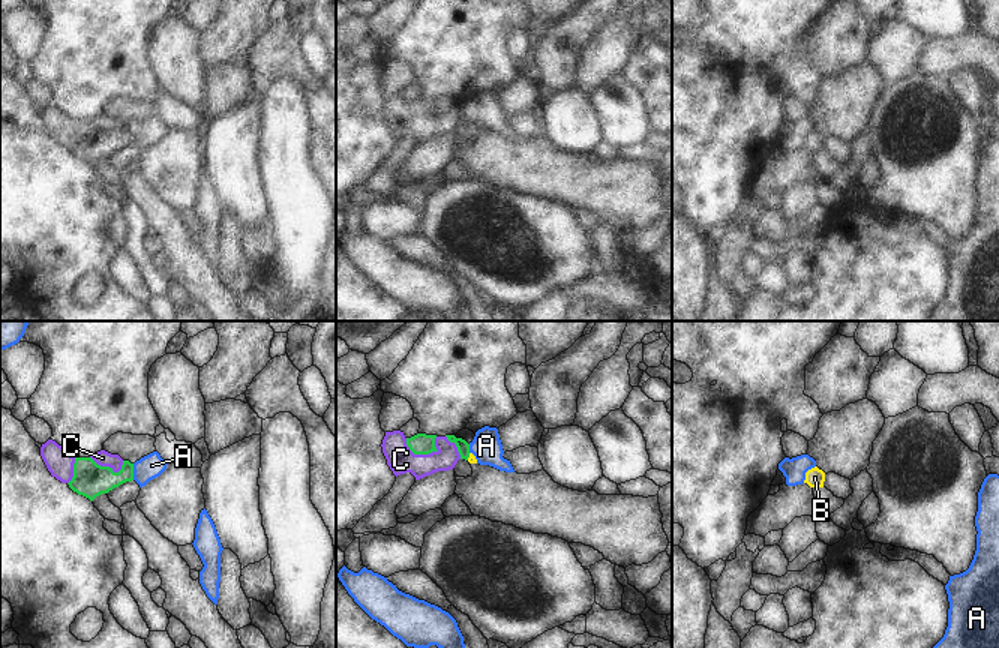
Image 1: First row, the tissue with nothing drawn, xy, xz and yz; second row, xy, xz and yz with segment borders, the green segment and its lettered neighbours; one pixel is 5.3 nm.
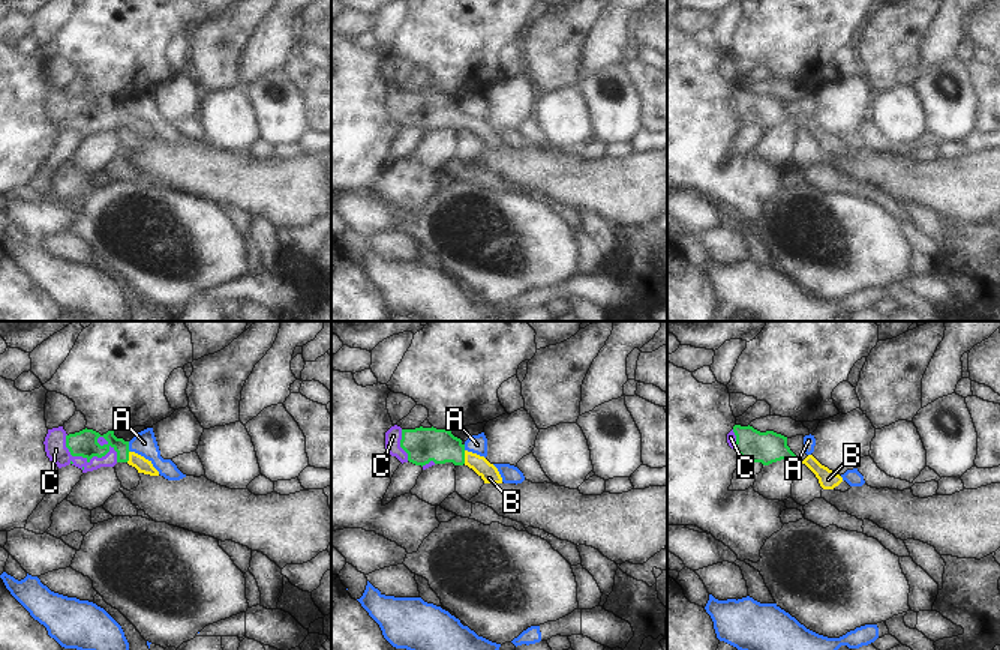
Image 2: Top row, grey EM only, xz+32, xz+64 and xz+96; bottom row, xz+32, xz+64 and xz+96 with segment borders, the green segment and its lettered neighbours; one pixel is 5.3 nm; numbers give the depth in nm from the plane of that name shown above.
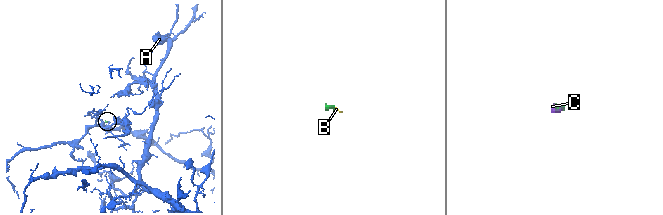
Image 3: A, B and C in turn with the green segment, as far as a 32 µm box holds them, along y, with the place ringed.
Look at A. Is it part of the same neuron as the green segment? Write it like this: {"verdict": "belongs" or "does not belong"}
{"verdict": "does not belong"}

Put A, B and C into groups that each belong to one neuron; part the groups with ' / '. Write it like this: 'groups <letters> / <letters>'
groups A / B C

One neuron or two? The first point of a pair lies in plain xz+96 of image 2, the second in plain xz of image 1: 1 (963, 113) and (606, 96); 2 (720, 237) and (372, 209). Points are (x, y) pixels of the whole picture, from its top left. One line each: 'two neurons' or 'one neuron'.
1: one neuron
2: two neurons

